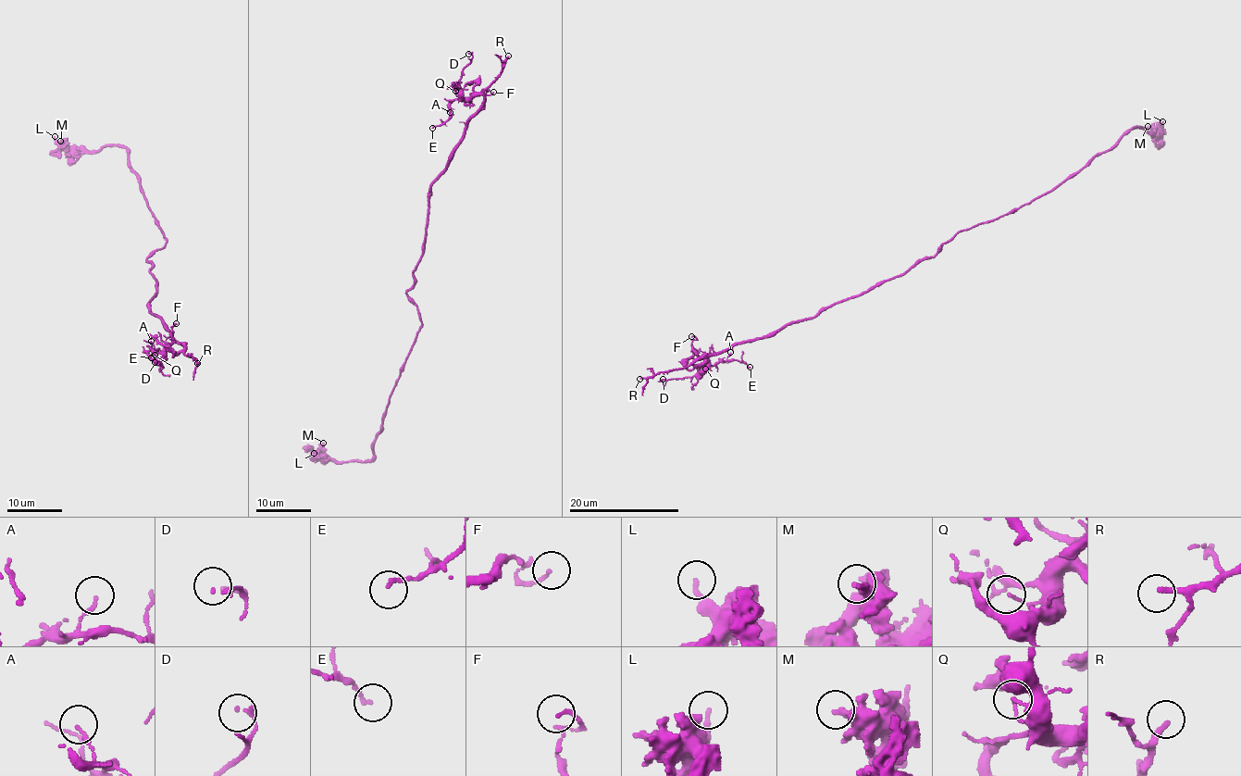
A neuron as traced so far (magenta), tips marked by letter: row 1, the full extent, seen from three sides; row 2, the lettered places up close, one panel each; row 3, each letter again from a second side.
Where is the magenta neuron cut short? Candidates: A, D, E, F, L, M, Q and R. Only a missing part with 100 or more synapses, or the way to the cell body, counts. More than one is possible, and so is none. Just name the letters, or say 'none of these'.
R

